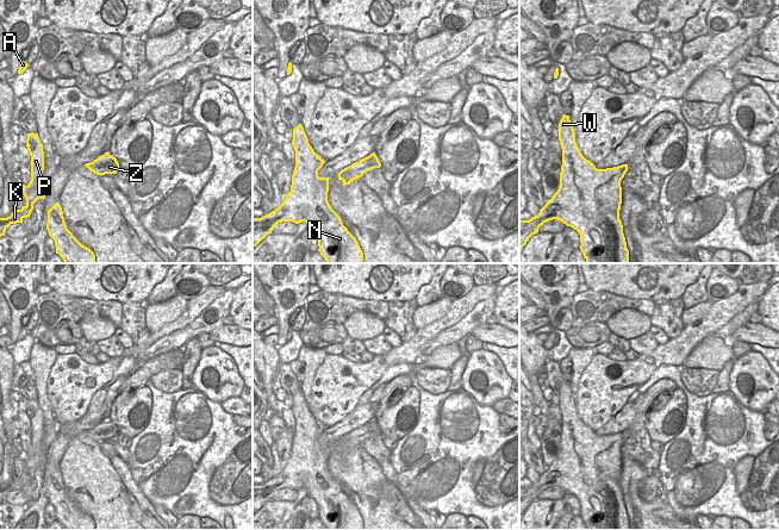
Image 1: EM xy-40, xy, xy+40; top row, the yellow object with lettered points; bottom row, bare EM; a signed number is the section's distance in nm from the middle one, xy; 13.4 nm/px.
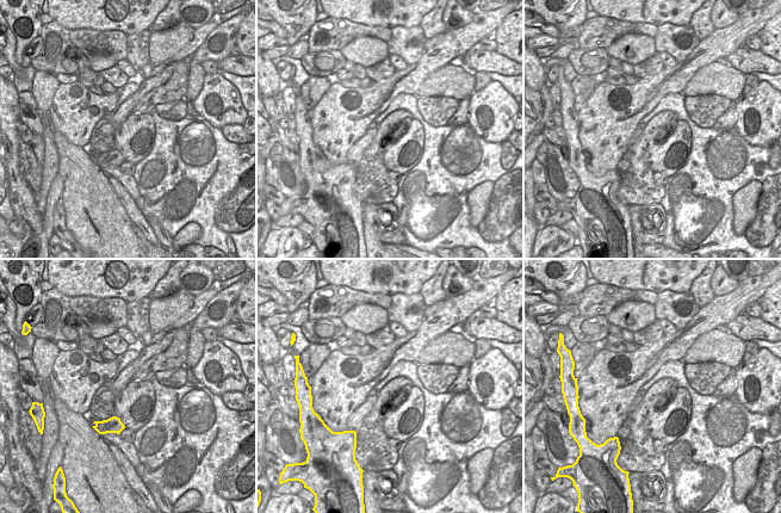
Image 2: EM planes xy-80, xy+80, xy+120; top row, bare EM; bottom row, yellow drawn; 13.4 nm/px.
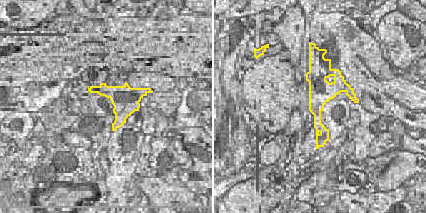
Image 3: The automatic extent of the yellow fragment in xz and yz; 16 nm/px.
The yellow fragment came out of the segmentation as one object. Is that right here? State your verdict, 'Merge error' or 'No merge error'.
No merge error

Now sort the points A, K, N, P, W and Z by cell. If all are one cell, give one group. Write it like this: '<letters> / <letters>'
A K N P W Z

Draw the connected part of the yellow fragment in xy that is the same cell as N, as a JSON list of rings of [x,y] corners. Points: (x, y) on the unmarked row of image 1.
[[[301,391],[293,395],[292,411],[295,434],[291,459],[276,476],[261,485],[253,485],[253,513],[272,500],[279,490],[305,488],[307,495],[317,503],[318,518],[326,530],[363,530],[359,509],[328,468],[330,444],[318,443],[325,428],[310,412]]]

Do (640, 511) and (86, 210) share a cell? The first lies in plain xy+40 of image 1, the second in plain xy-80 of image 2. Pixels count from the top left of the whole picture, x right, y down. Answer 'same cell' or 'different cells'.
same cell

